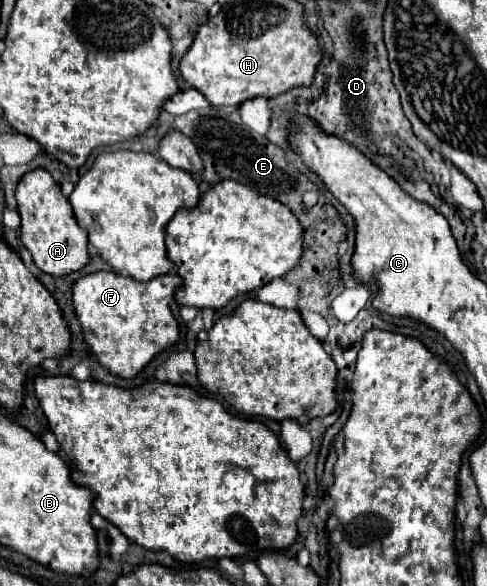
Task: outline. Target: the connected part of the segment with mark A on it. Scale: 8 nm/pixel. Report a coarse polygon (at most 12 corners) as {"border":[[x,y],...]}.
{"border":[[46,169],[22,175],[20,241],[60,277],[88,263],[88,233]]}

